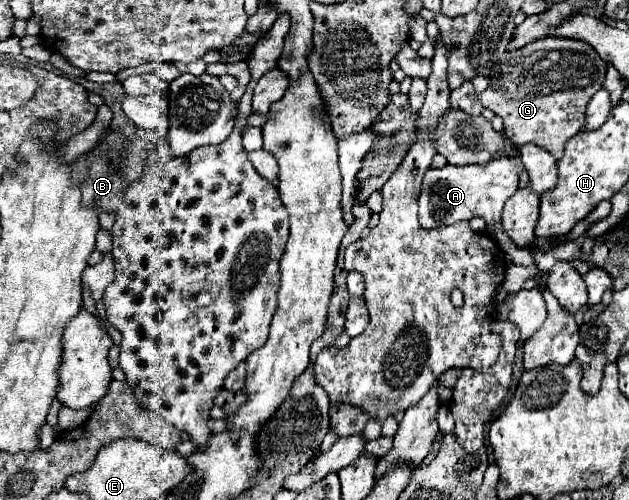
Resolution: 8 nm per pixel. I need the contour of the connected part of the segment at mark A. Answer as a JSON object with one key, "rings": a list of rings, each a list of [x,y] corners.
{"rings":[[[504,137],[504,151],[486,165],[464,165],[464,167],[446,165],[442,169],[428,169],[422,181],[422,193],[420,193],[420,203],[418,203],[420,205],[420,225],[424,229],[432,229],[432,227],[454,225],[458,221],[470,221],[472,217],[482,217],[486,221],[488,231],[498,241],[498,245],[504,249],[504,253],[510,255],[514,265],[524,265],[540,273],[536,267],[536,261],[532,259],[530,249],[522,249],[514,245],[514,241],[510,241],[510,237],[502,229],[502,207],[508,201],[508,197],[516,193],[518,175],[522,171],[520,157],[514,157],[514,159],[506,157],[506,151],[510,147],[514,145],[510,143],[508,137]]]}

